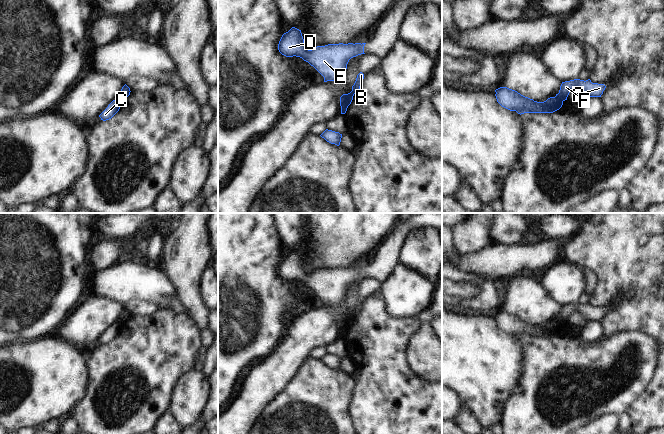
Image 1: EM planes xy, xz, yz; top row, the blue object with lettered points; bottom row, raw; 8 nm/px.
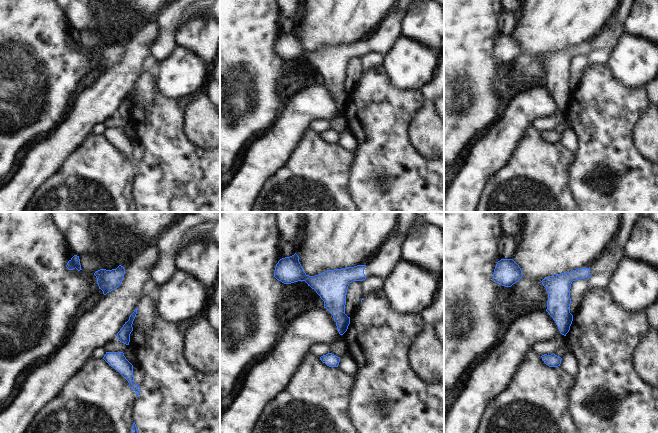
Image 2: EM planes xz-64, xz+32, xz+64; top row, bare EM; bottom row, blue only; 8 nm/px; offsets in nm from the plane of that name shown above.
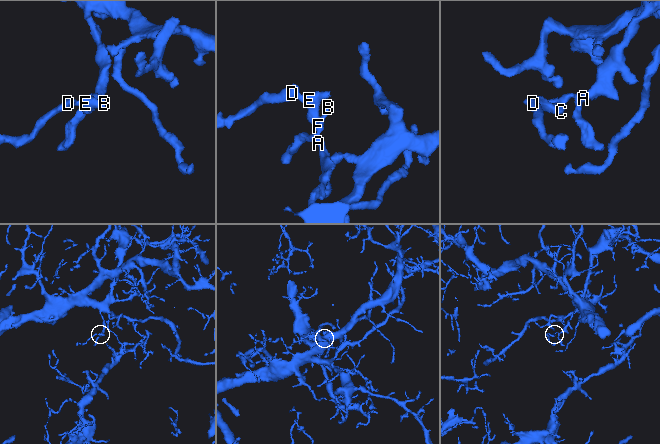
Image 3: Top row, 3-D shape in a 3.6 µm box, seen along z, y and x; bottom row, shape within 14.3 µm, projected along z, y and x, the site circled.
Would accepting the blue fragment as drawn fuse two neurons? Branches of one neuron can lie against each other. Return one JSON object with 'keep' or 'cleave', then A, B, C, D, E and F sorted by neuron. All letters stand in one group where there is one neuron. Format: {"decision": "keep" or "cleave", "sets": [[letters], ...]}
{"decision": "cleave", "sets": [["A", "B", "F"], ["C", "D", "E"]]}

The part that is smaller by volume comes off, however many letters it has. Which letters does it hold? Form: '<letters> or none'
C, D, E

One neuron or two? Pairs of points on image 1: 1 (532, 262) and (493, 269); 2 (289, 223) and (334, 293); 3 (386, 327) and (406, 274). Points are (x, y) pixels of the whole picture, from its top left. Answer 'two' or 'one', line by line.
1: one
2: two
3: two

